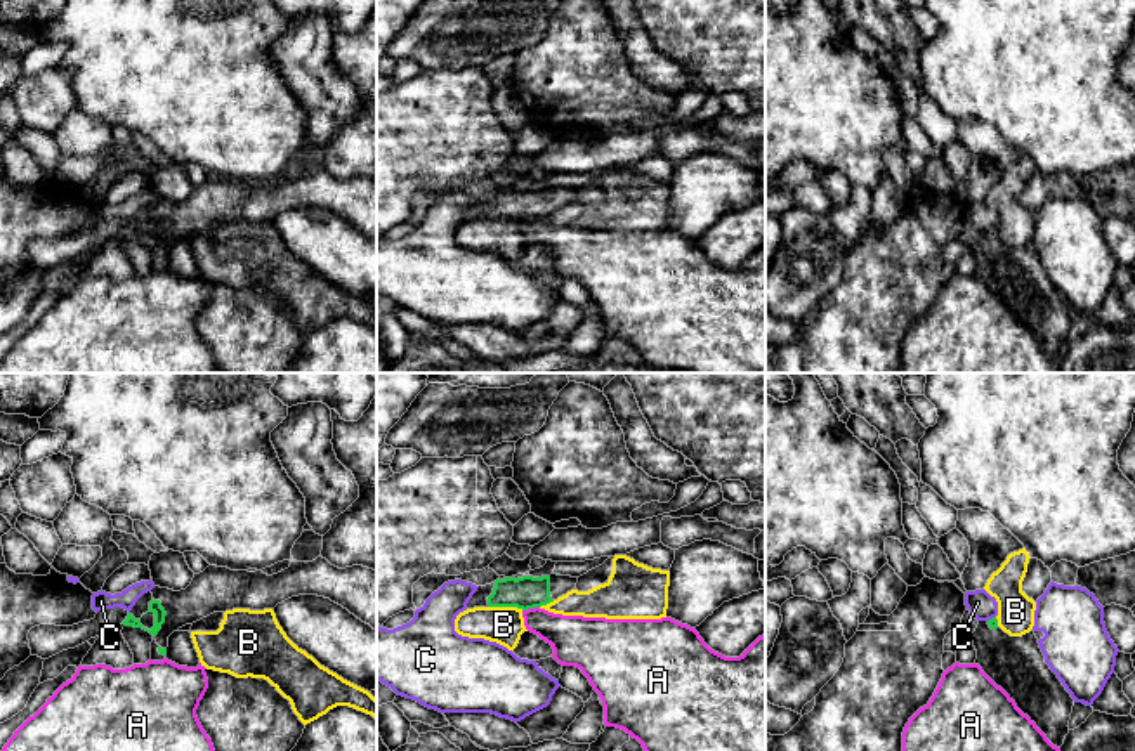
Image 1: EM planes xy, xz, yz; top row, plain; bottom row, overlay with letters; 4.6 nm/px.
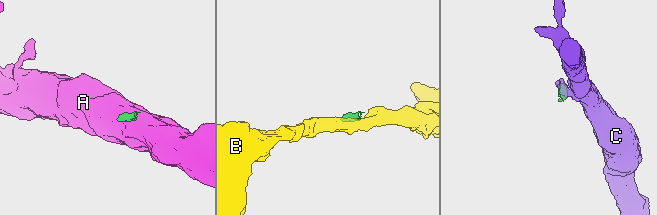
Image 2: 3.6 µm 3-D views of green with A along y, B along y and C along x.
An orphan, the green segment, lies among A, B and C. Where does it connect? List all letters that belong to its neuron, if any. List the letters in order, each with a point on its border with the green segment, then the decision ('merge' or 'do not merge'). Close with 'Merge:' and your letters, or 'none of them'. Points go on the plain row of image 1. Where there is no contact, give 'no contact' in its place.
A: contact xz (530, 219); do not merge
B: contact xz (507, 217); do not merge
C: contact yz (993, 229); do not merge
Merge: none of them

